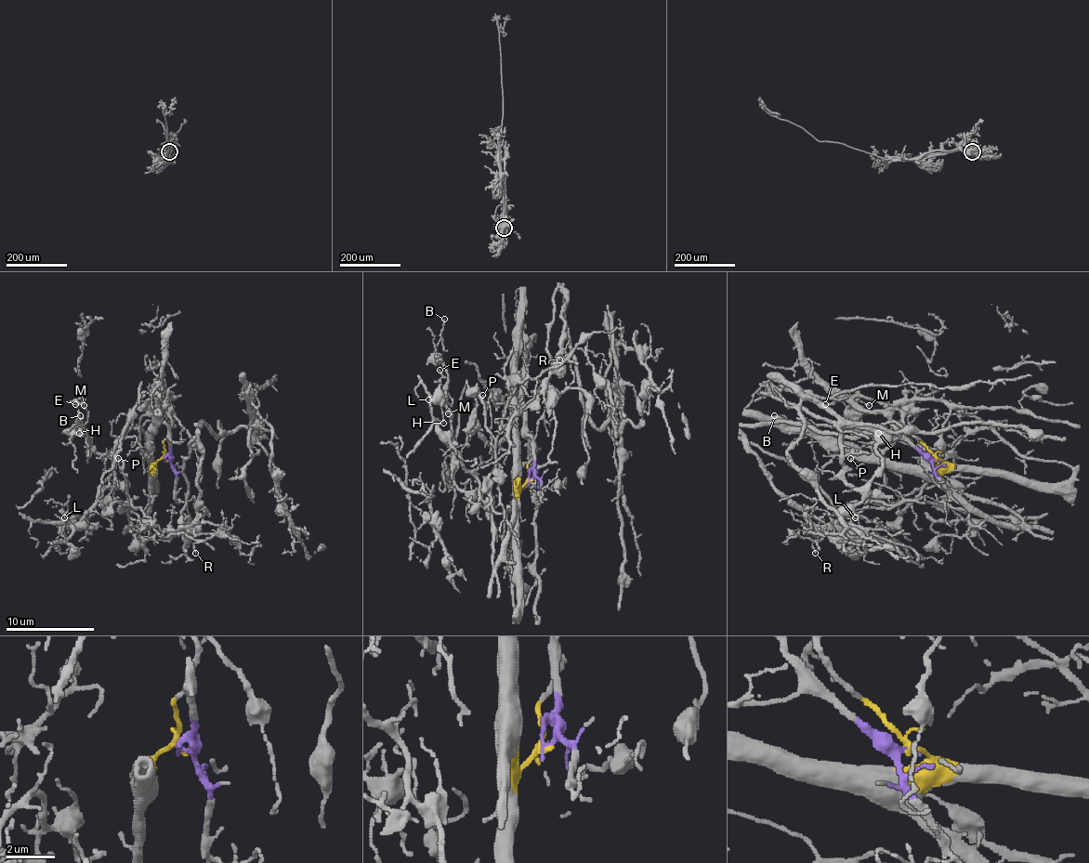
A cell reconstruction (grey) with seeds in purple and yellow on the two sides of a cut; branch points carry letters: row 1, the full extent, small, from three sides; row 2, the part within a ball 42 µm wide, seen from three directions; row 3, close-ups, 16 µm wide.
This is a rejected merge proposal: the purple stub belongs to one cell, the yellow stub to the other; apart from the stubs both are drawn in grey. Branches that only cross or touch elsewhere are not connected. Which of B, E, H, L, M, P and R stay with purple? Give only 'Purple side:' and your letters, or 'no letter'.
Purple side: no letter

